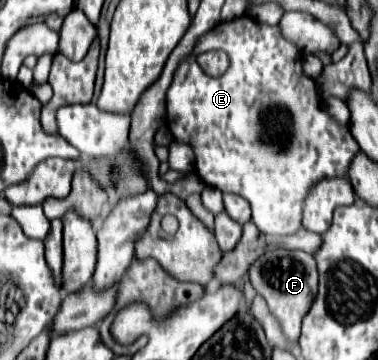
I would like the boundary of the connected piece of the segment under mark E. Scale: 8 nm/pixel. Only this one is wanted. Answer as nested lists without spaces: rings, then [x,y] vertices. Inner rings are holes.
[[[241,16],[199,36],[193,54],[179,62],[167,90],[167,126],[175,140],[189,142],[195,148],[195,172],[205,184],[243,196],[251,204],[251,220],[259,232],[271,236],[299,232],[303,202],[311,186],[329,178],[347,178],[353,158],[361,152],[349,126],[339,124],[323,110],[317,82],[303,74],[301,62],[301,50],[283,38],[279,26]],[[209,50],[223,50],[231,58],[227,72],[219,78],[207,76],[197,64],[197,56]]]

